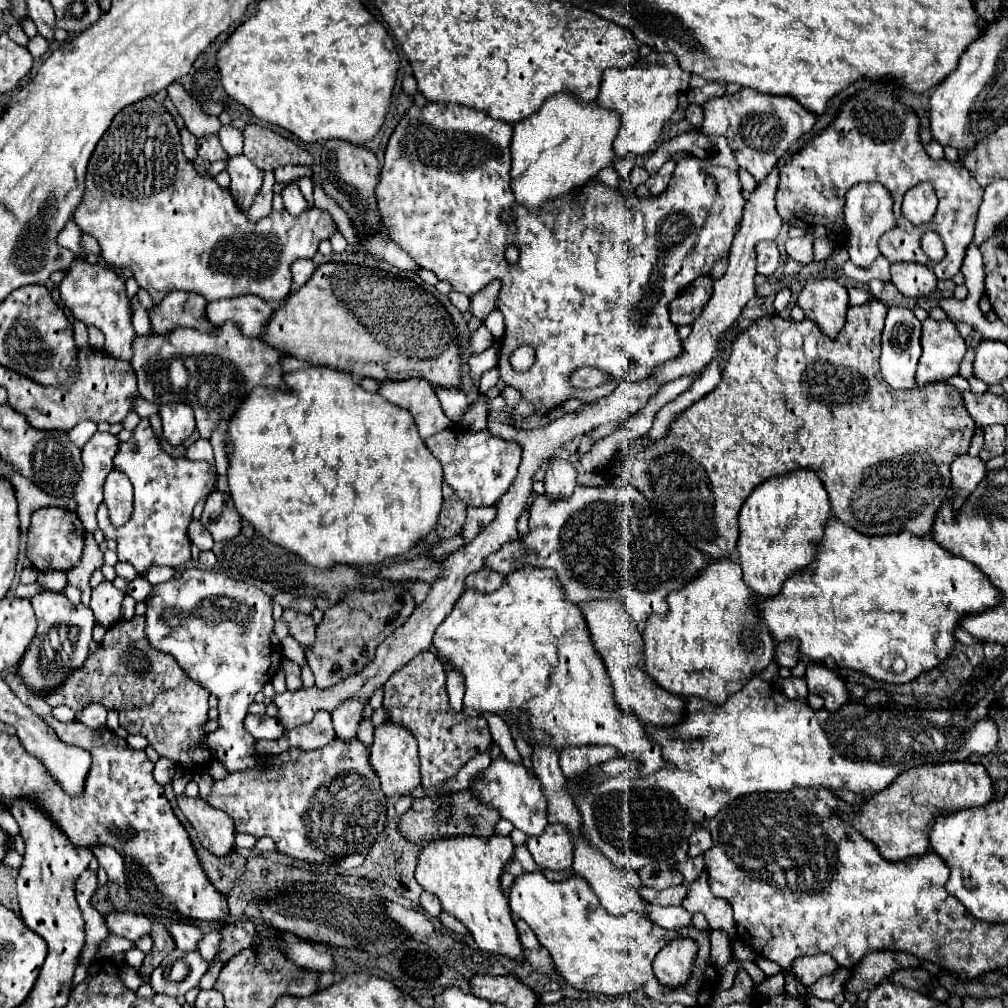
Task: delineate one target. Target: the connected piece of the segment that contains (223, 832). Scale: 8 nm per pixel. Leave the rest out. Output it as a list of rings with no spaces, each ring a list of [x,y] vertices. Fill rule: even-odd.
[[[178,797],[178,807],[194,827],[200,843],[214,855],[226,855],[234,847],[234,821],[226,813],[206,805],[200,797]]]

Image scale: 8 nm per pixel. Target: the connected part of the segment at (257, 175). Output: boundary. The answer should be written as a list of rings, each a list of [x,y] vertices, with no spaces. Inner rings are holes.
[[[244,155],[232,157],[226,171],[232,177],[232,183],[230,183],[232,197],[236,199],[236,203],[240,205],[240,209],[246,211],[252,205],[256,193],[260,191],[262,171],[254,163],[250,163]]]

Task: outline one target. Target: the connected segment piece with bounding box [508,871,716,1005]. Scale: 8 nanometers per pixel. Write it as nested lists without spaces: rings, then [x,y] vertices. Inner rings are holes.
[[[542,871],[522,873],[520,877],[516,877],[508,903],[512,913],[524,919],[536,933],[540,945],[548,949],[558,975],[562,975],[566,983],[580,991],[624,995],[642,989],[648,997],[664,1005],[676,1001],[680,1003],[680,997],[692,997],[694,1005],[708,1003],[710,999],[712,981],[706,979],[706,973],[716,973],[716,969],[710,963],[710,941],[706,931],[700,931],[692,925],[684,931],[670,931],[644,917],[636,917],[634,913],[620,917],[610,915],[582,877],[570,877],[566,881],[554,883],[548,881]],[[676,935],[688,935],[690,939],[694,939],[698,953],[690,983],[670,989],[666,985],[660,985],[660,981],[654,977],[652,961],[658,955],[662,941],[674,941]]]

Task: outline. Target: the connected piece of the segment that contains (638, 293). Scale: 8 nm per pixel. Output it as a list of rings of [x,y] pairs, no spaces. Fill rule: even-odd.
[[[426,103],[424,107],[412,105],[406,115],[400,119],[400,123],[396,125],[394,133],[390,135],[388,147],[386,147],[386,159],[382,165],[382,173],[380,173],[380,183],[376,185],[376,201],[378,201],[378,211],[380,211],[380,219],[382,219],[382,227],[388,231],[390,239],[396,241],[422,269],[430,269],[440,281],[448,281],[452,285],[454,291],[460,291],[468,297],[472,297],[474,293],[478,293],[480,289],[484,289],[492,279],[500,279],[502,281],[502,289],[498,293],[496,299],[496,309],[504,315],[504,337],[500,343],[500,357],[498,357],[498,373],[500,379],[518,389],[522,393],[522,399],[526,403],[532,403],[534,415],[546,415],[548,411],[556,409],[558,405],[562,405],[564,401],[576,397],[582,403],[594,403],[596,399],[608,397],[620,381],[646,381],[654,369],[662,363],[666,363],[668,359],[676,359],[682,353],[682,341],[678,337],[678,329],[676,325],[670,321],[668,315],[668,305],[670,301],[674,301],[684,289],[690,287],[690,283],[698,277],[710,275],[714,263],[724,257],[730,251],[732,239],[734,239],[734,229],[742,217],[742,209],[744,209],[744,197],[742,197],[742,187],[740,187],[740,179],[736,173],[730,173],[728,169],[718,169],[718,167],[702,167],[702,161],[698,157],[682,157],[676,163],[676,169],[672,173],[670,185],[664,193],[656,195],[656,197],[622,197],[620,199],[620,191],[618,189],[610,189],[606,185],[602,185],[600,181],[592,179],[588,181],[584,187],[574,189],[572,193],[566,193],[562,197],[556,197],[552,201],[548,201],[544,207],[540,209],[526,209],[522,203],[518,203],[514,199],[514,193],[510,189],[510,139],[512,139],[512,125],[506,125],[506,121],[498,121],[492,119],[488,113],[484,111],[474,111],[472,107],[466,105],[458,105],[458,103]],[[504,209],[512,209],[516,215],[514,225],[506,225],[500,221],[500,213]],[[508,245],[516,245],[520,249],[520,259],[518,263],[510,265],[504,259],[504,251]],[[520,345],[530,345],[534,347],[534,365],[530,367],[530,371],[526,373],[518,373],[510,367],[508,357],[512,355],[512,351]],[[578,367],[596,367],[606,371],[608,375],[612,375],[610,383],[604,383],[600,387],[594,389],[576,389],[570,385],[570,373]]]

